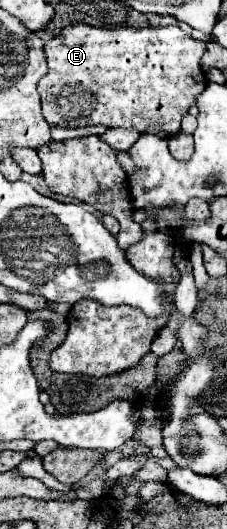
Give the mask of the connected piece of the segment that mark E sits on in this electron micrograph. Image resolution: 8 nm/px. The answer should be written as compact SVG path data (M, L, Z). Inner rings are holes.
M72 24L60 30L54 38L46 40L44 54L48 72L38 82L42 98L42 114L50 126L80 128L80 126L106 126L106 128L136 128L140 134L154 134L170 138L180 132L182 116L196 104L196 98L206 88L206 76L200 58L206 52L204 40L194 40L178 26L112 26L96 28L88 24Z

